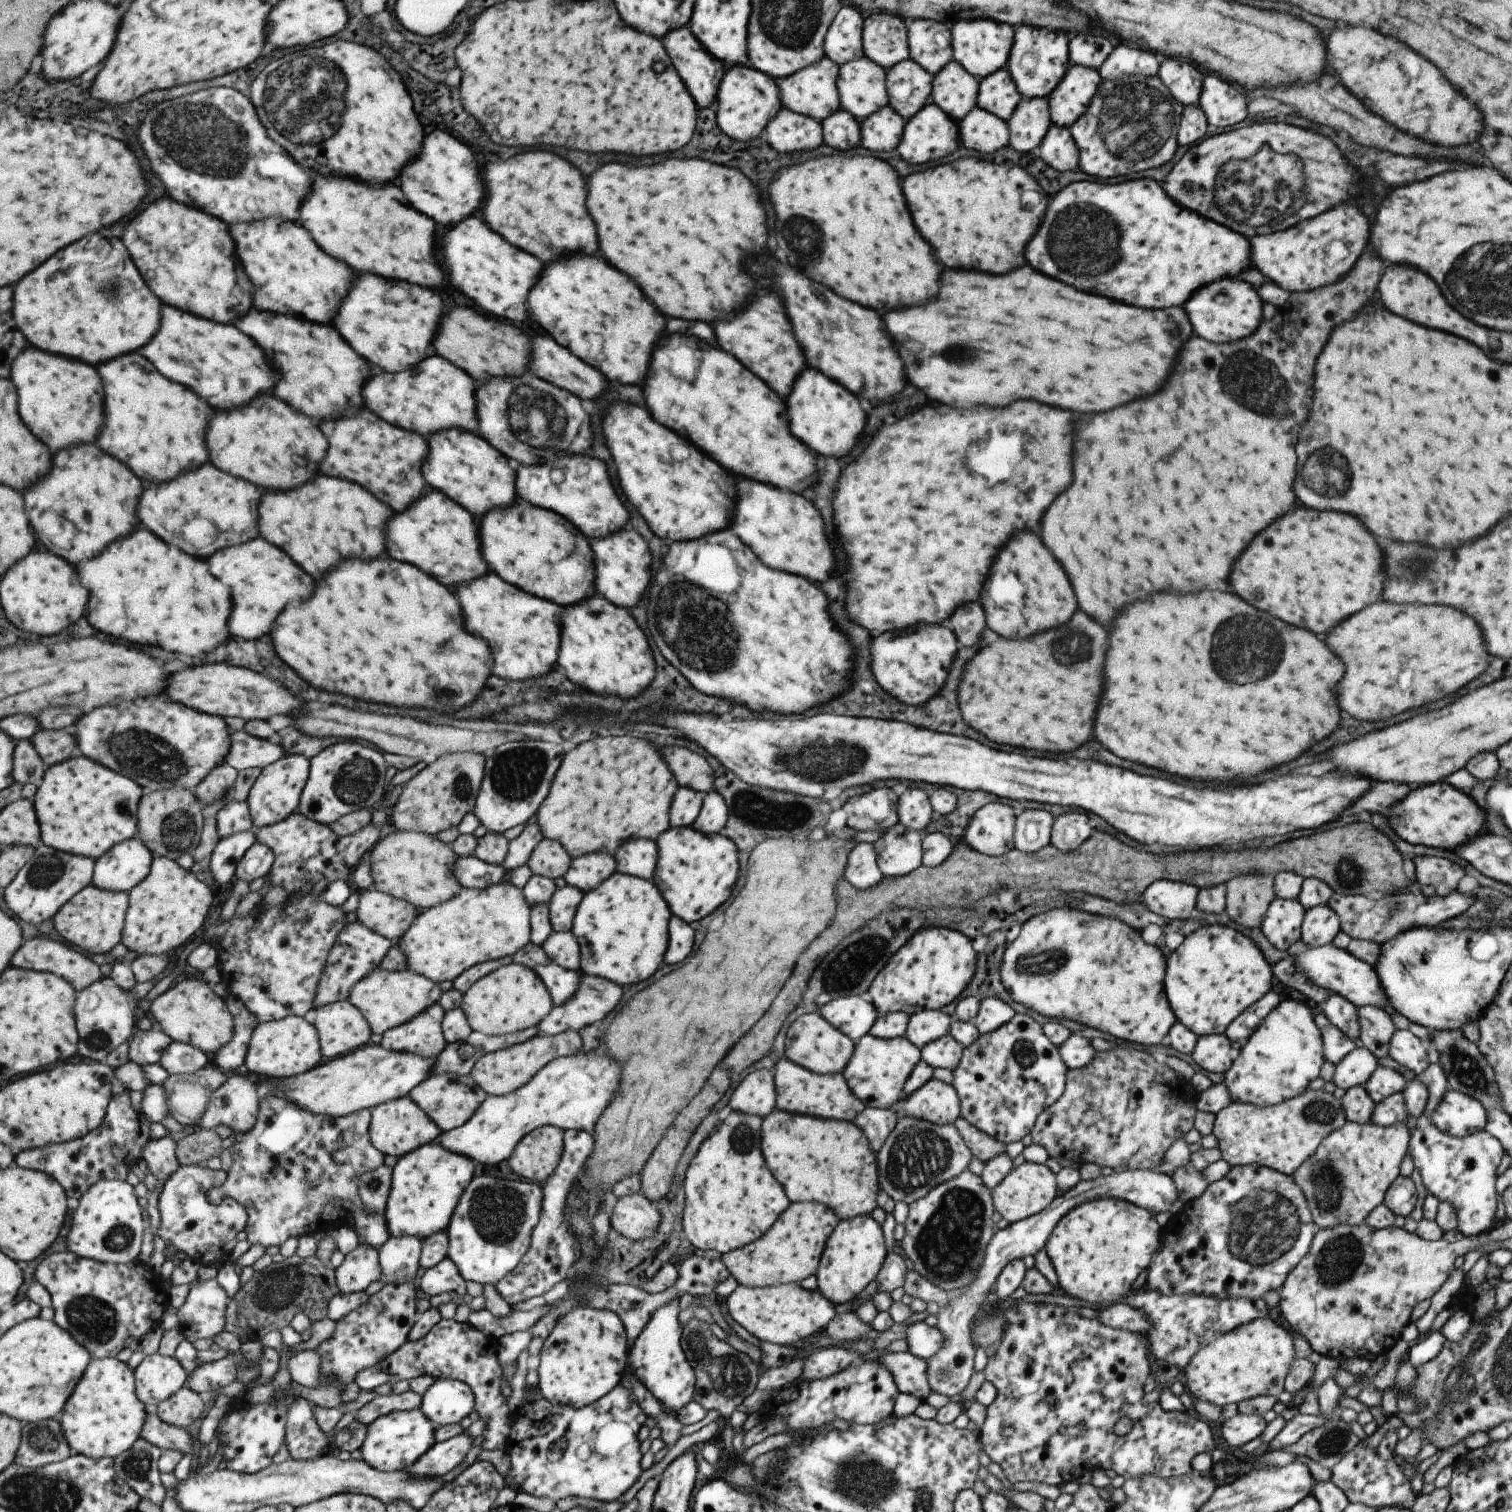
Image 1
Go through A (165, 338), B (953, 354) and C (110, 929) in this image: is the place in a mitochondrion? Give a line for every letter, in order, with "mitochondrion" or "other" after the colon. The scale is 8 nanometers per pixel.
A: other
B: mitochondrion
C: other

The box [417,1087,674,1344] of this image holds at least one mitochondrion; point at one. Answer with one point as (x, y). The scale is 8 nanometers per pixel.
(497, 1213)

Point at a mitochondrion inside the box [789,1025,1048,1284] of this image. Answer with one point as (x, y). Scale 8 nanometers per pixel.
(918, 1157)

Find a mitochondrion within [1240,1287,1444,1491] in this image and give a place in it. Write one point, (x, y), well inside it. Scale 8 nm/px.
(1330, 1443)

